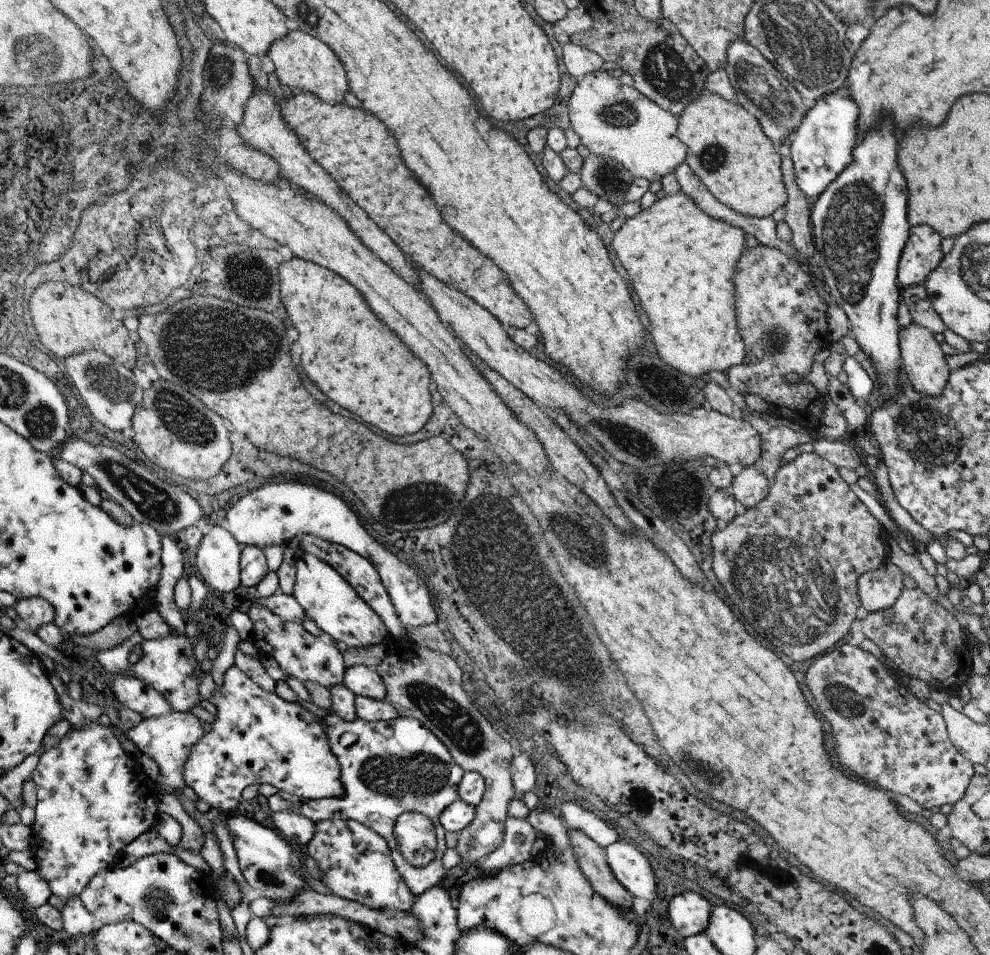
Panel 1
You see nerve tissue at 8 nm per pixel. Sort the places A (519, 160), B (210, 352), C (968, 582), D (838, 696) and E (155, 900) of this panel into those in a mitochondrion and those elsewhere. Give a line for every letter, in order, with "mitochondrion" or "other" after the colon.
A: other
B: mitochondrion
C: other
D: mitochondrion
E: mitochondrion

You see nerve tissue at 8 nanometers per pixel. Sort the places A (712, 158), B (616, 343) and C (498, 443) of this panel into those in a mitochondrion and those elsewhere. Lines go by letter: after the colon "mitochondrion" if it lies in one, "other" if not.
A: mitochondrion
B: other
C: other

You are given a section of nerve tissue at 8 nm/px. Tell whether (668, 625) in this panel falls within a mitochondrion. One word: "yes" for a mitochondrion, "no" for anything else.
no

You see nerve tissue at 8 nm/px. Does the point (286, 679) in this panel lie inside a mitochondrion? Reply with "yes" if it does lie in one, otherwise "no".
no

